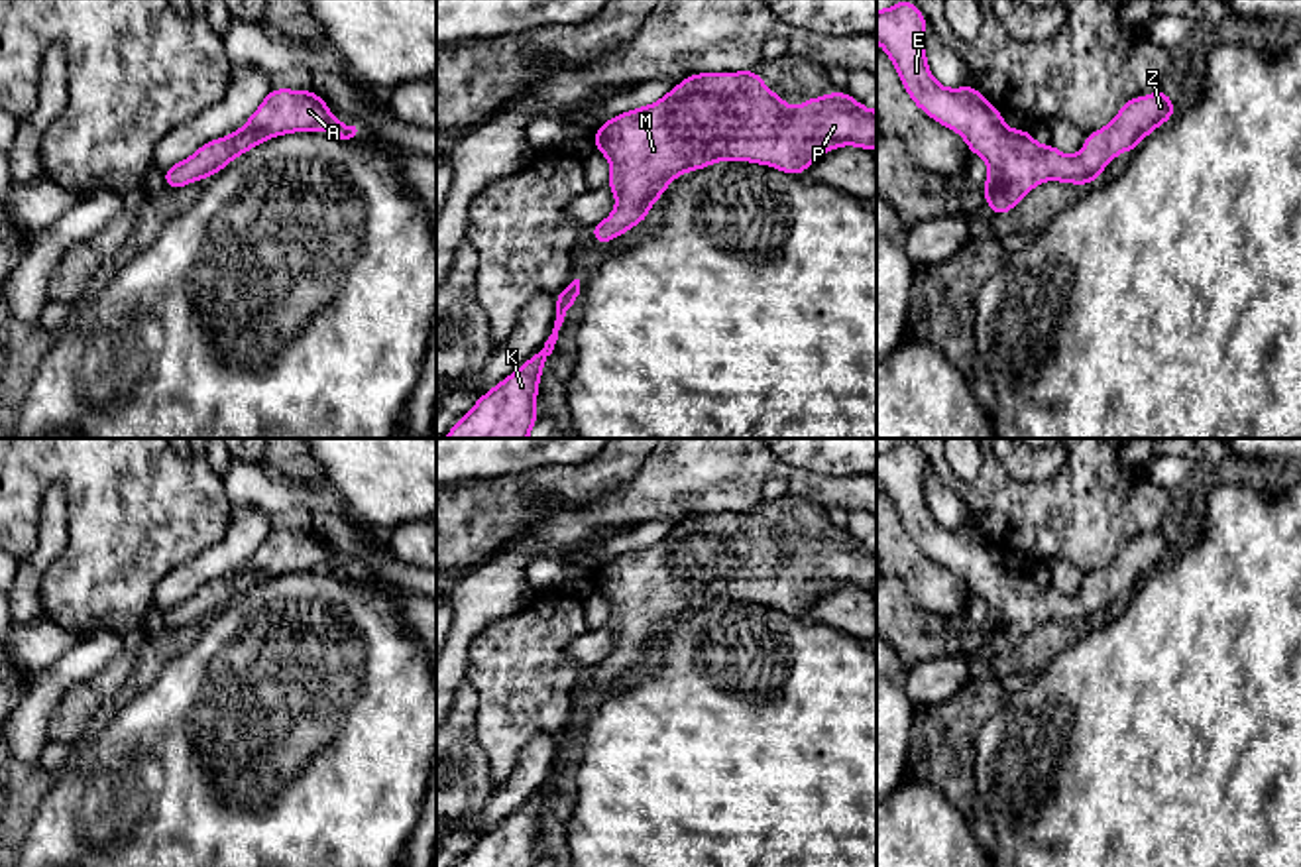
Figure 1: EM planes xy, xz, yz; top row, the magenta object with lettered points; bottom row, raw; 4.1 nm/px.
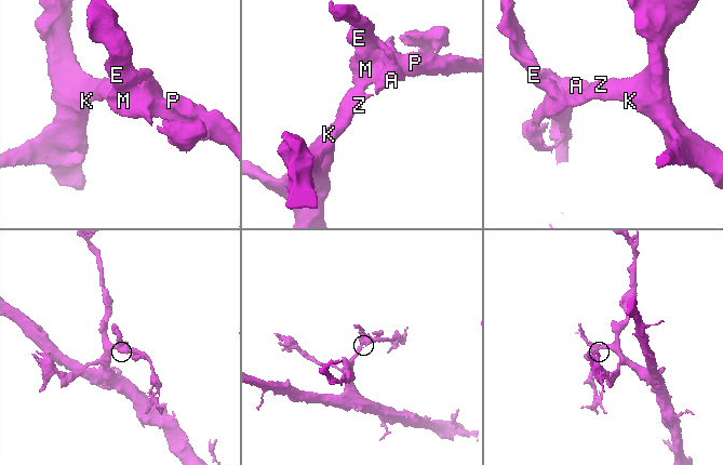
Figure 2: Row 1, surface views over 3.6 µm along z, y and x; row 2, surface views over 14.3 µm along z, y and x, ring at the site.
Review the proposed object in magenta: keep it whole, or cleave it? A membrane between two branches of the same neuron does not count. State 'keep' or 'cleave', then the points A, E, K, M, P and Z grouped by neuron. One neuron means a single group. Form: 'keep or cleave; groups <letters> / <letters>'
keep; groups A E K M P Z

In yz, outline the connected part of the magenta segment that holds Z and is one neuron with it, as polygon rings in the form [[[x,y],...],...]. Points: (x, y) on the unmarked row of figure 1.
[[[910,440],[877,450],[877,482],[896,507],[908,537],[987,602],[989,619],[981,631],[996,657],[1012,651],[1044,621],[1079,627],[1097,621],[1116,596],[1136,590],[1177,552],[1167,531],[1136,537],[1120,547],[1110,564],[1087,574],[1075,598],[1065,596],[1053,584],[1040,586],[1030,570],[1010,570],[1002,552],[990,547],[979,529],[941,527],[928,507],[926,466],[924,454]]]

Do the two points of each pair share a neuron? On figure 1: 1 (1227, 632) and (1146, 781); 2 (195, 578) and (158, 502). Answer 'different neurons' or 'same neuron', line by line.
1: same neuron
2: different neurons

